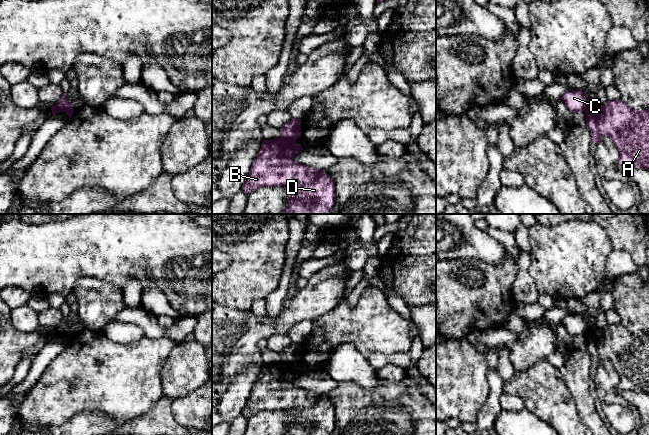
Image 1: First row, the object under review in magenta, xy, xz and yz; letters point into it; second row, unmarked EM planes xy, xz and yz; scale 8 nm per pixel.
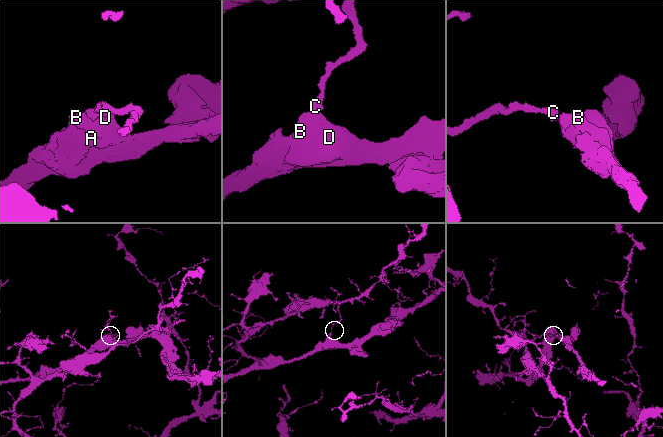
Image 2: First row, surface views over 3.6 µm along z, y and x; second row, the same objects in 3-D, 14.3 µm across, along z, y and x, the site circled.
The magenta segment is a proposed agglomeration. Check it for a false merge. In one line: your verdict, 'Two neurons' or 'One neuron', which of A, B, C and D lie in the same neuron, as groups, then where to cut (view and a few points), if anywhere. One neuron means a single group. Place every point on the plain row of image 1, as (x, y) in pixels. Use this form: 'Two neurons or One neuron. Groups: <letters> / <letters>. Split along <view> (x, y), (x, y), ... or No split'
Two neurons. Groups: A B D / C. Split along xy (55, 328), (61, 333), (72, 337)

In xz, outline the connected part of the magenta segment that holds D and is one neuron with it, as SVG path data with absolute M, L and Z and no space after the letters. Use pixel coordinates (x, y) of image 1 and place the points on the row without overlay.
M283 361L262 365L242 416L249 419L266 410L291 410L295 415L284 435L332 435L336 423L334 405L325 394L294 385L293 381L303 373L295 364Z

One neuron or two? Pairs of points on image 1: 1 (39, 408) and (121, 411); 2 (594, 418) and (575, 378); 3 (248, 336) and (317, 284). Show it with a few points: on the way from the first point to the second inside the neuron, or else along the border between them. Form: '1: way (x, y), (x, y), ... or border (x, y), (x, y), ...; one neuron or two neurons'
1: way (59, 402), (101, 402); one neuron
2: way (586, 408), (579, 388); one neuron
3: way (266, 326), (280, 324), (302, 302); one neuron

